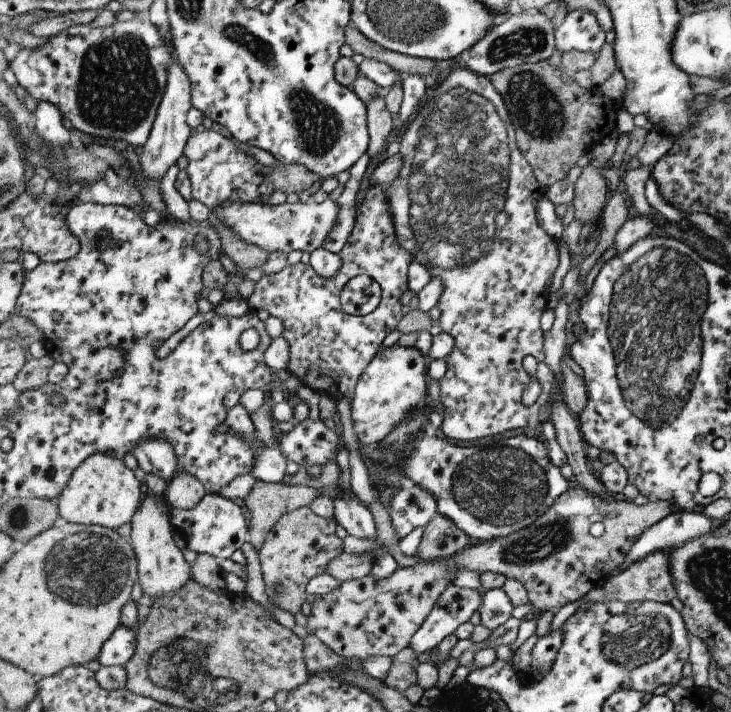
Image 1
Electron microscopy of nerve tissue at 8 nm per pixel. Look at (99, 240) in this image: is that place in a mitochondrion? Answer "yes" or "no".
no

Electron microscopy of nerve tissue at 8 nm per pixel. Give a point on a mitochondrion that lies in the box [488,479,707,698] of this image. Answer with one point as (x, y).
(632, 642)

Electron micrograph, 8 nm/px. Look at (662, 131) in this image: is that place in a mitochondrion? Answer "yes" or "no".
no

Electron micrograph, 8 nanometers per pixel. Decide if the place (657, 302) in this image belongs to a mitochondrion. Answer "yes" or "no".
yes

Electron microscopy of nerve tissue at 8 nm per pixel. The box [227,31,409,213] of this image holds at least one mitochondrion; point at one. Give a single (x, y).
(319, 126)

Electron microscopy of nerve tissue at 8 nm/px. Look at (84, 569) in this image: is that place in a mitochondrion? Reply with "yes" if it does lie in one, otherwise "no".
yes

